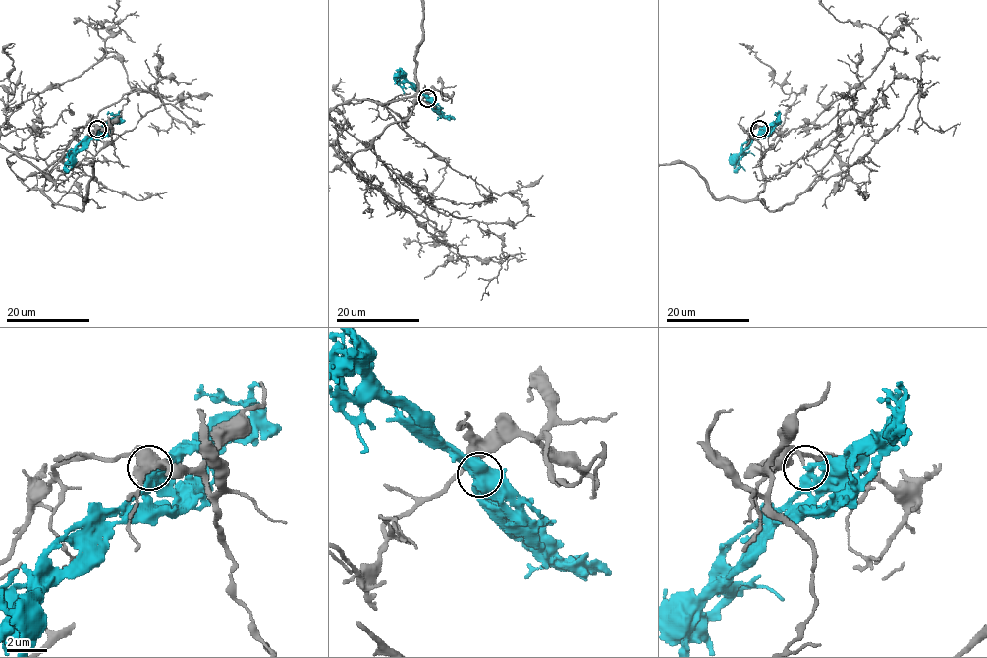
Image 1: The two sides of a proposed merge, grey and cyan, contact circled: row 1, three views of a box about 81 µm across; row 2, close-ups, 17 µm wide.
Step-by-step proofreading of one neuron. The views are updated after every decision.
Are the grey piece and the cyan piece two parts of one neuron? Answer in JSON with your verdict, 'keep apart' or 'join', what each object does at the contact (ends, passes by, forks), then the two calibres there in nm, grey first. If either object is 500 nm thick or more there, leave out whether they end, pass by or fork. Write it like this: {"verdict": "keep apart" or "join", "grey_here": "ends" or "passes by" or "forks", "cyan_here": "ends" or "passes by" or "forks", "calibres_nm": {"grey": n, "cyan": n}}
{"verdict": "keep apart", "grey_here": "passes by", "cyan_here": "ends", "calibres_nm": {"grey": 110, "cyan": 400}}

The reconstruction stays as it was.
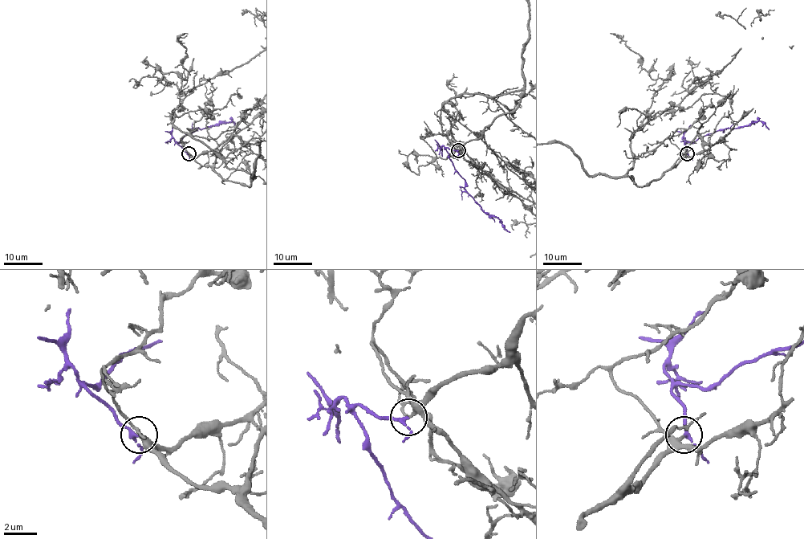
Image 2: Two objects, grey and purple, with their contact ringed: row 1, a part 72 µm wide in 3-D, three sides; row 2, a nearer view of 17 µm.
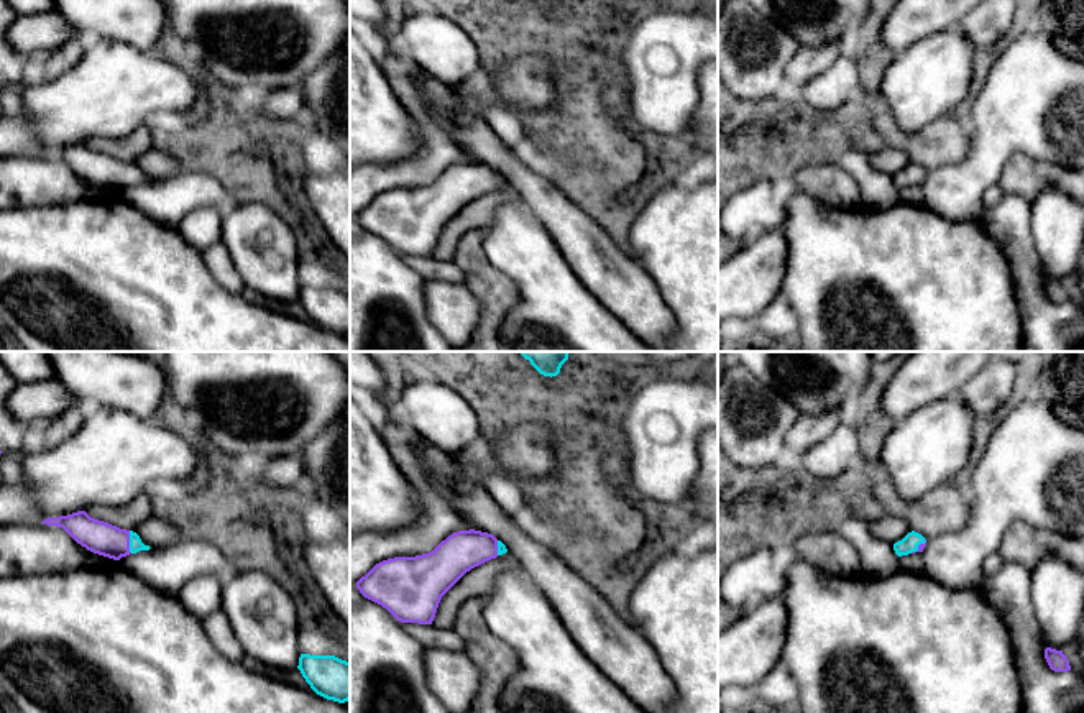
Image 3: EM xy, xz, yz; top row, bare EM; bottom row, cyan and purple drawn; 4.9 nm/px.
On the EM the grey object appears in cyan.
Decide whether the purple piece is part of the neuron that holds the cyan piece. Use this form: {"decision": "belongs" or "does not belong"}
{"decision": "belongs"}

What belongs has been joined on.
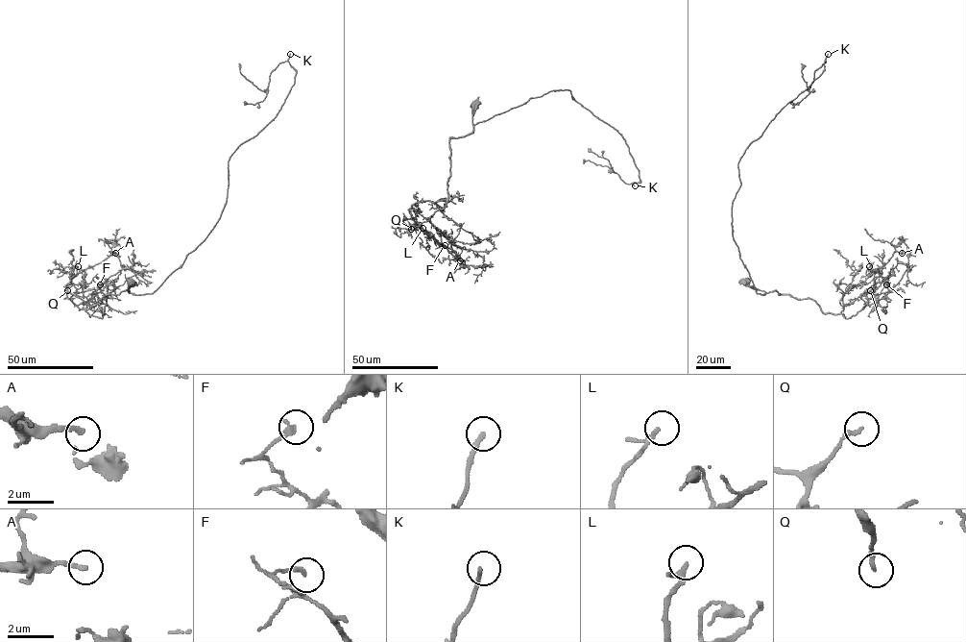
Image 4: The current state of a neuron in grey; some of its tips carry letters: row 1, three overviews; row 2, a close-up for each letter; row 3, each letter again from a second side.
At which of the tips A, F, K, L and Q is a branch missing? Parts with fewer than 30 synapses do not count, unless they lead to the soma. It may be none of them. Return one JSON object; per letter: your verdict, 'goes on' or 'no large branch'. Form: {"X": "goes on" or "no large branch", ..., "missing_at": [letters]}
{"A": "no large branch", "F": "no large branch", "K": "no large branch", "L": "no large branch", "Q": "goes on", "missing_at": ["Q"]}

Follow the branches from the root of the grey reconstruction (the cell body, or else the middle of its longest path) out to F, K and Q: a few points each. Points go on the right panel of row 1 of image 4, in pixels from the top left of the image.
F: (746, 281), (766, 292), (811, 299), (824, 313), (846, 318), (882, 298), (886, 284)
K: (746, 281), (767, 292), (757, 293), (733, 235), (737, 162), (822, 73), (828, 54)
Q: (746, 281), (766, 292), (811, 299), (824, 313), (846, 318), (868, 304), (870, 290)

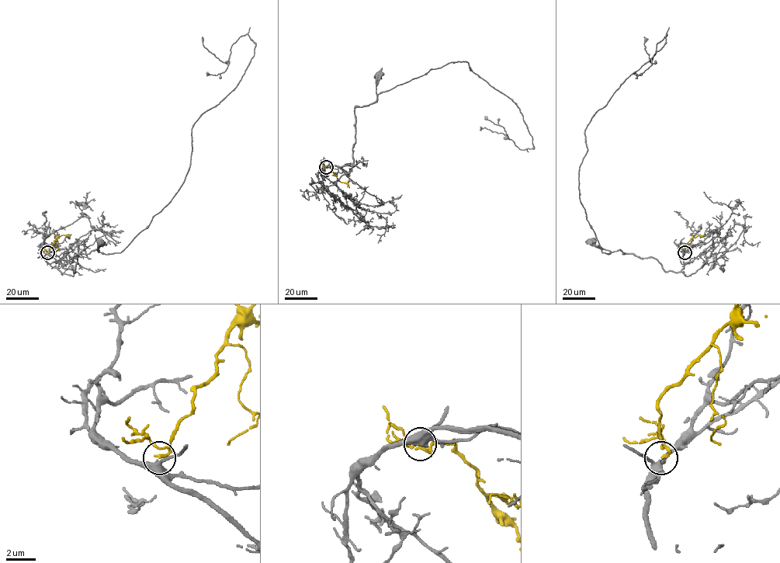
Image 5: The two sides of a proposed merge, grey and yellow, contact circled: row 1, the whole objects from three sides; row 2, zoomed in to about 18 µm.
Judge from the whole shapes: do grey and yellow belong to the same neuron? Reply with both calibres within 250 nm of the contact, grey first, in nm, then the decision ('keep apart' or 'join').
360/200 nm | join

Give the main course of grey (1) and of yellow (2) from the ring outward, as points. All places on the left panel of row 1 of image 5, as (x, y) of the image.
1: (47, 252), (64, 269), (74, 272), (76, 254), (89, 253), (95, 250), (98, 251), (99, 241)
2: (48, 252), (57, 238), (71, 234)

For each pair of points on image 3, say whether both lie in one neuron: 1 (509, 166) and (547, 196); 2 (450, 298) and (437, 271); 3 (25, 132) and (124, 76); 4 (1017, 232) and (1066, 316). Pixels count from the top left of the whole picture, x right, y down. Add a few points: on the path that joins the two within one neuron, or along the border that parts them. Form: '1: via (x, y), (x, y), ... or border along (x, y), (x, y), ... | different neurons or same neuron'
1: via (519, 173), (537, 191) | same neuron
2: border along (427, 278), (462, 285) | different neurons
3: via (50, 117), (99, 96) | same neuron
4: via (1022, 255), (1030, 291), (1043, 304) | same neuron

